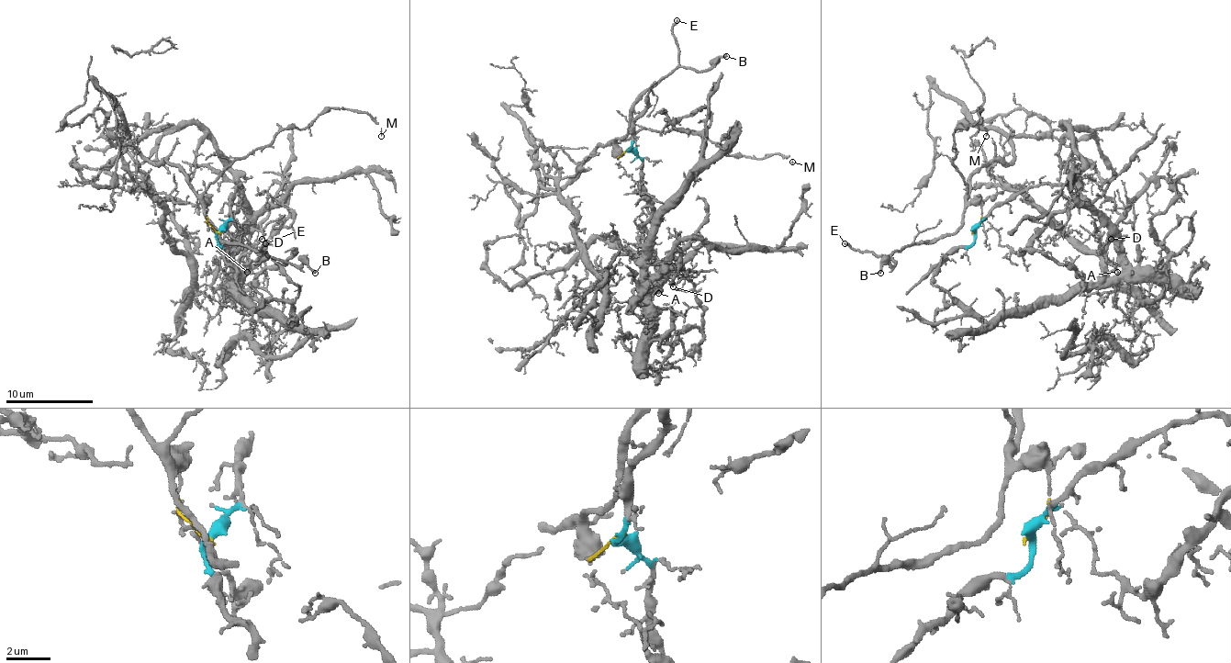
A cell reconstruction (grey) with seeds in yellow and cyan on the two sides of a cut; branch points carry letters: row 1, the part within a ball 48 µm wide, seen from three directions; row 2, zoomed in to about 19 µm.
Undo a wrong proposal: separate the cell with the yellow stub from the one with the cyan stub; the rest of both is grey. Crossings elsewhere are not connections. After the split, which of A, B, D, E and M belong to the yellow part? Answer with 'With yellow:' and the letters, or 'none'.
With yellow: B, E, M

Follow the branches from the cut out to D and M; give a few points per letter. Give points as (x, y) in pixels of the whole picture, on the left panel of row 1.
D: (218, 231), (230, 217), (235, 188), (241, 184), (239, 201), (259, 231), (256, 245), (261, 239)
M: (218, 231), (207, 221), (202, 193), (276, 134), (304, 129), (332, 107), (367, 112), (378, 123), (380, 136)

